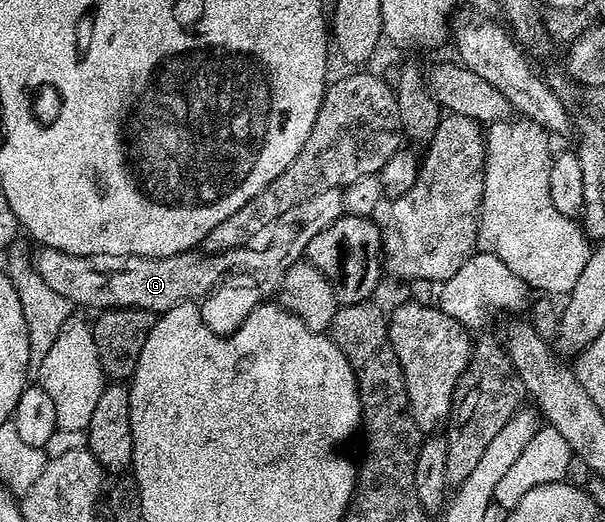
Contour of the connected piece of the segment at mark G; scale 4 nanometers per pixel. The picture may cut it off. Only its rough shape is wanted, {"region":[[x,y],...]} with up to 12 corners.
{"region":[[37,251],[75,307],[171,310],[225,279],[229,253]]}

